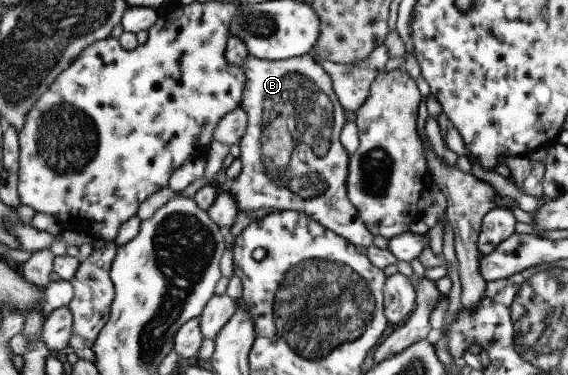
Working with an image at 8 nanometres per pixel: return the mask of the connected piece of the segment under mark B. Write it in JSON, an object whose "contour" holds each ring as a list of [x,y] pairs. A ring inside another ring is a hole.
{"contour":[[[313,53],[278,61],[249,55],[242,66],[247,86],[241,109],[246,110],[249,118],[246,133],[239,143],[242,170],[234,180],[220,179],[220,192],[230,192],[238,200],[240,211],[276,209],[304,212],[353,245],[367,249],[375,245],[375,235],[361,220],[358,209],[349,198],[351,156],[341,142],[341,135],[350,115],[338,100],[333,77],[317,62]]]}

